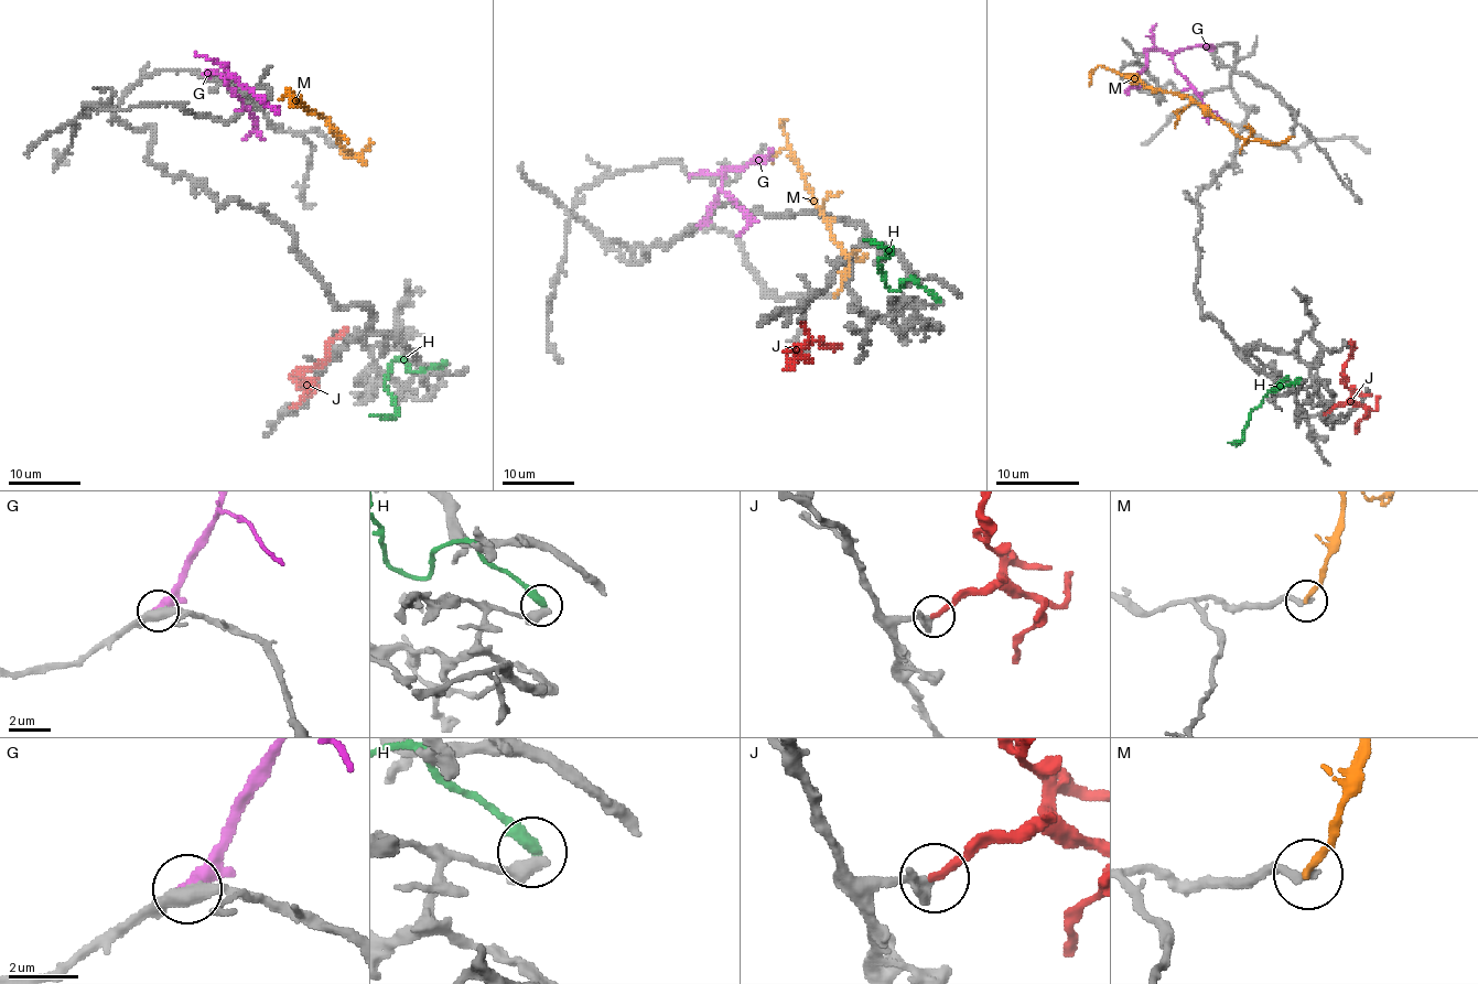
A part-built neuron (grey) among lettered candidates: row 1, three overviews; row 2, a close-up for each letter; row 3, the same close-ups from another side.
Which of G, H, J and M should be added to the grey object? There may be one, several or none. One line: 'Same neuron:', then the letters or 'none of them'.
Same neuron: J

